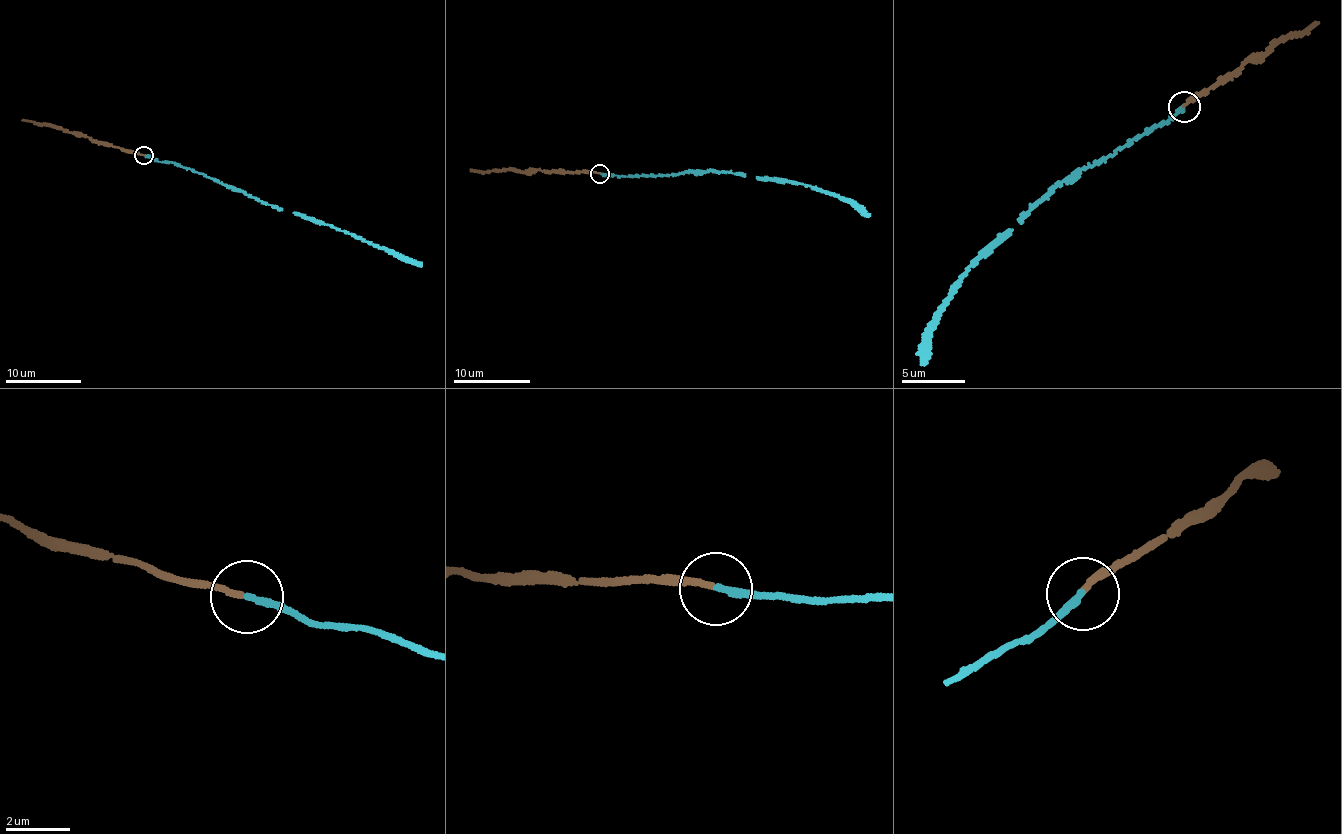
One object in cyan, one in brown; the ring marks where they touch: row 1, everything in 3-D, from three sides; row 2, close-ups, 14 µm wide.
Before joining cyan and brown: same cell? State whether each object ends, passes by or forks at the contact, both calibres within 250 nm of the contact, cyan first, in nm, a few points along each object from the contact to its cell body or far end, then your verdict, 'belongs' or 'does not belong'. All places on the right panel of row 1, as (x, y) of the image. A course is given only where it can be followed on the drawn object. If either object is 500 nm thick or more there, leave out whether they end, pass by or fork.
cyan ends | brown ends | 200/170 nm | cyan via (1183, 106), (1168, 120), (1060, 183), (1008, 233), (971, 262), (925, 330), (924, 365) | brown via (1183, 106), (1253, 57), (1318, 22) | belongs

